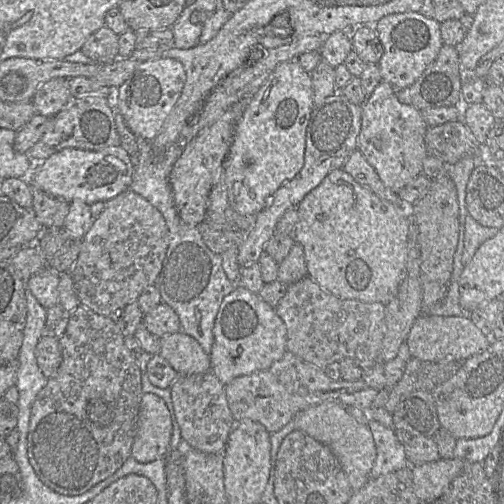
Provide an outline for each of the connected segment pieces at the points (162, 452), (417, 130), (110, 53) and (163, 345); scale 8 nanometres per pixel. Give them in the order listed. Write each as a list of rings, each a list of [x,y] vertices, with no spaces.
[[[143,393],[131,456],[141,463],[168,457],[172,420],[164,400],[153,393]]]
[[[382,81],[361,106],[361,128],[357,149],[375,169],[384,185],[398,193],[407,183],[422,173],[423,161],[427,157],[424,138],[428,126],[419,110],[399,102],[396,90],[390,84]]]
[[[103,26],[86,39],[80,51],[94,63],[110,64],[119,58],[118,37],[111,29]]]
[[[178,331],[160,339],[159,355],[168,361],[178,375],[203,373],[210,370],[210,357],[190,335]]]

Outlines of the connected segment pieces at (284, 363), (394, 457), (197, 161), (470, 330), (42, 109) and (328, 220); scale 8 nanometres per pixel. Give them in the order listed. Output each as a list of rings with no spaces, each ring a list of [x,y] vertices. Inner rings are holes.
[[[290,351],[269,368],[238,376],[225,385],[228,406],[236,422],[250,419],[261,423],[269,433],[276,433],[302,410],[323,402],[339,401],[343,394],[366,388],[363,379],[332,380],[324,369],[303,361]]]
[[[370,420],[368,426],[376,445],[376,459],[370,472],[371,479],[410,466],[405,446],[398,440],[395,428],[385,427],[375,420]]]
[[[239,101],[227,110],[220,119],[200,131],[185,146],[169,175],[173,201],[180,219],[189,226],[197,227],[205,220],[208,197],[213,185],[218,182],[224,168],[236,128],[242,119],[249,101]]]
[[[421,313],[411,327],[406,338],[412,357],[423,361],[459,361],[484,351],[491,343],[492,338],[485,335],[473,323],[468,314],[460,316],[439,316]]]
[[[54,78],[42,84],[35,92],[31,102],[36,114],[53,117],[70,99],[70,78]]]
[[[343,168],[331,171],[323,181],[296,206],[298,221],[293,239],[304,250],[307,275],[319,286],[342,299],[389,303],[397,294],[407,261],[410,228],[409,208],[388,202],[358,183]]]

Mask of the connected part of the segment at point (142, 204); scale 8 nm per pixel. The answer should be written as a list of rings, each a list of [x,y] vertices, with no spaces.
[[[127,189],[124,192],[117,195],[115,198],[107,201],[104,210],[101,212],[98,218],[96,218],[93,221],[90,230],[84,236],[82,249],[73,268],[70,271],[70,274],[73,278],[75,291],[79,298],[80,304],[85,307],[88,307],[95,313],[108,317],[116,322],[122,315],[124,308],[128,304],[138,300],[140,294],[142,293],[145,287],[149,285],[155,285],[155,281],[161,271],[163,260],[166,255],[168,242],[169,242],[169,230],[164,217],[154,206],[152,206],[141,195],[137,194],[136,192],[130,189]]]

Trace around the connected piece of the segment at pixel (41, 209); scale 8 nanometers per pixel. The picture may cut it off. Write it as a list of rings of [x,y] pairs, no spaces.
[[[32,184],[32,210],[44,230],[61,228],[69,212],[69,203]]]

